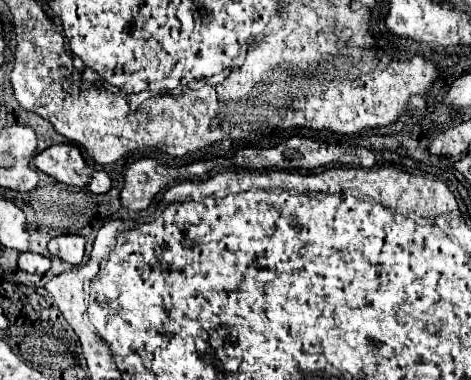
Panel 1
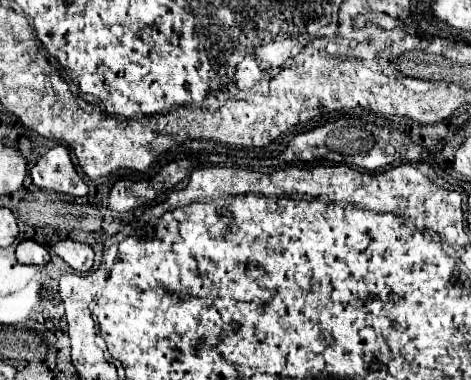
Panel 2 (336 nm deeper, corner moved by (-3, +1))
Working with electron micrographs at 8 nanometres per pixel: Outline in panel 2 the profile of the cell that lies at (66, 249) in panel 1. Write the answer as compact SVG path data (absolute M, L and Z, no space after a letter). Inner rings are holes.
M62 239L62 241L54 243L52 251L76 271L90 271L92 261L94 261L94 251L90 245L76 243L70 239Z

